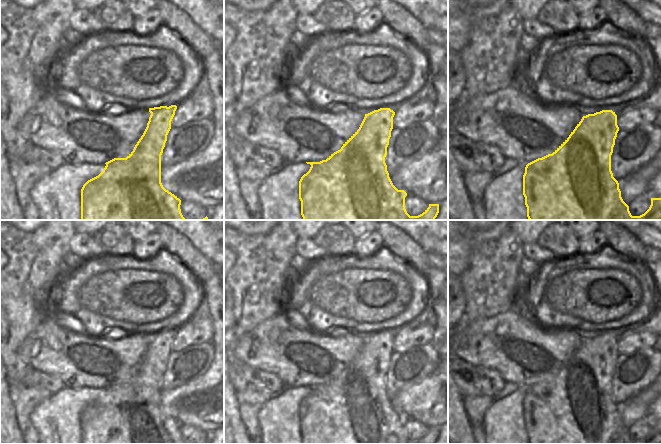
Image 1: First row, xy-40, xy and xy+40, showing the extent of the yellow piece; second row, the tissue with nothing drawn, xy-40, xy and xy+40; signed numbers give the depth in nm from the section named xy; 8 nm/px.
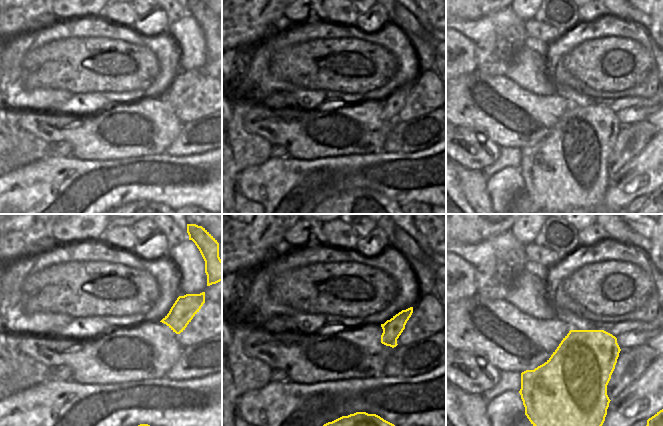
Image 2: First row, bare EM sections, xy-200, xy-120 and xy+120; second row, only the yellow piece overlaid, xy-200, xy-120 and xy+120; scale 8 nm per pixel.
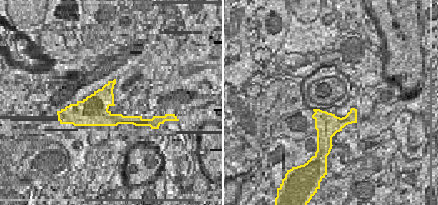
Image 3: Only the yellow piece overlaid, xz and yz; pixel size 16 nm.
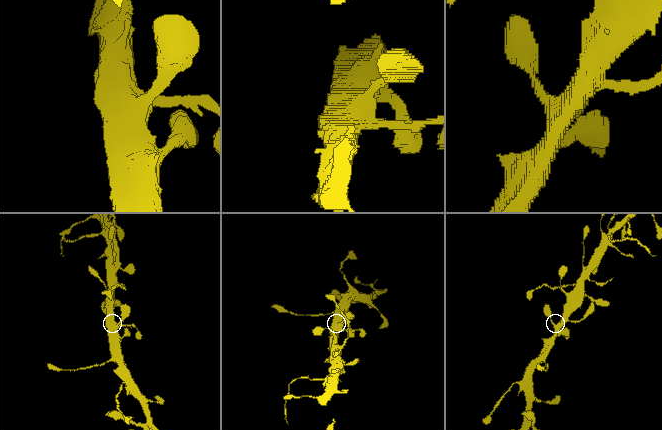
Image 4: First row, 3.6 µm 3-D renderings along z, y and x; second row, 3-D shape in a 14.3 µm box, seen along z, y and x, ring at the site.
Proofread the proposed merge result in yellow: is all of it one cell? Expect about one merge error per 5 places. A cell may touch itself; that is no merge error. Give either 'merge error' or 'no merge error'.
no merge error

